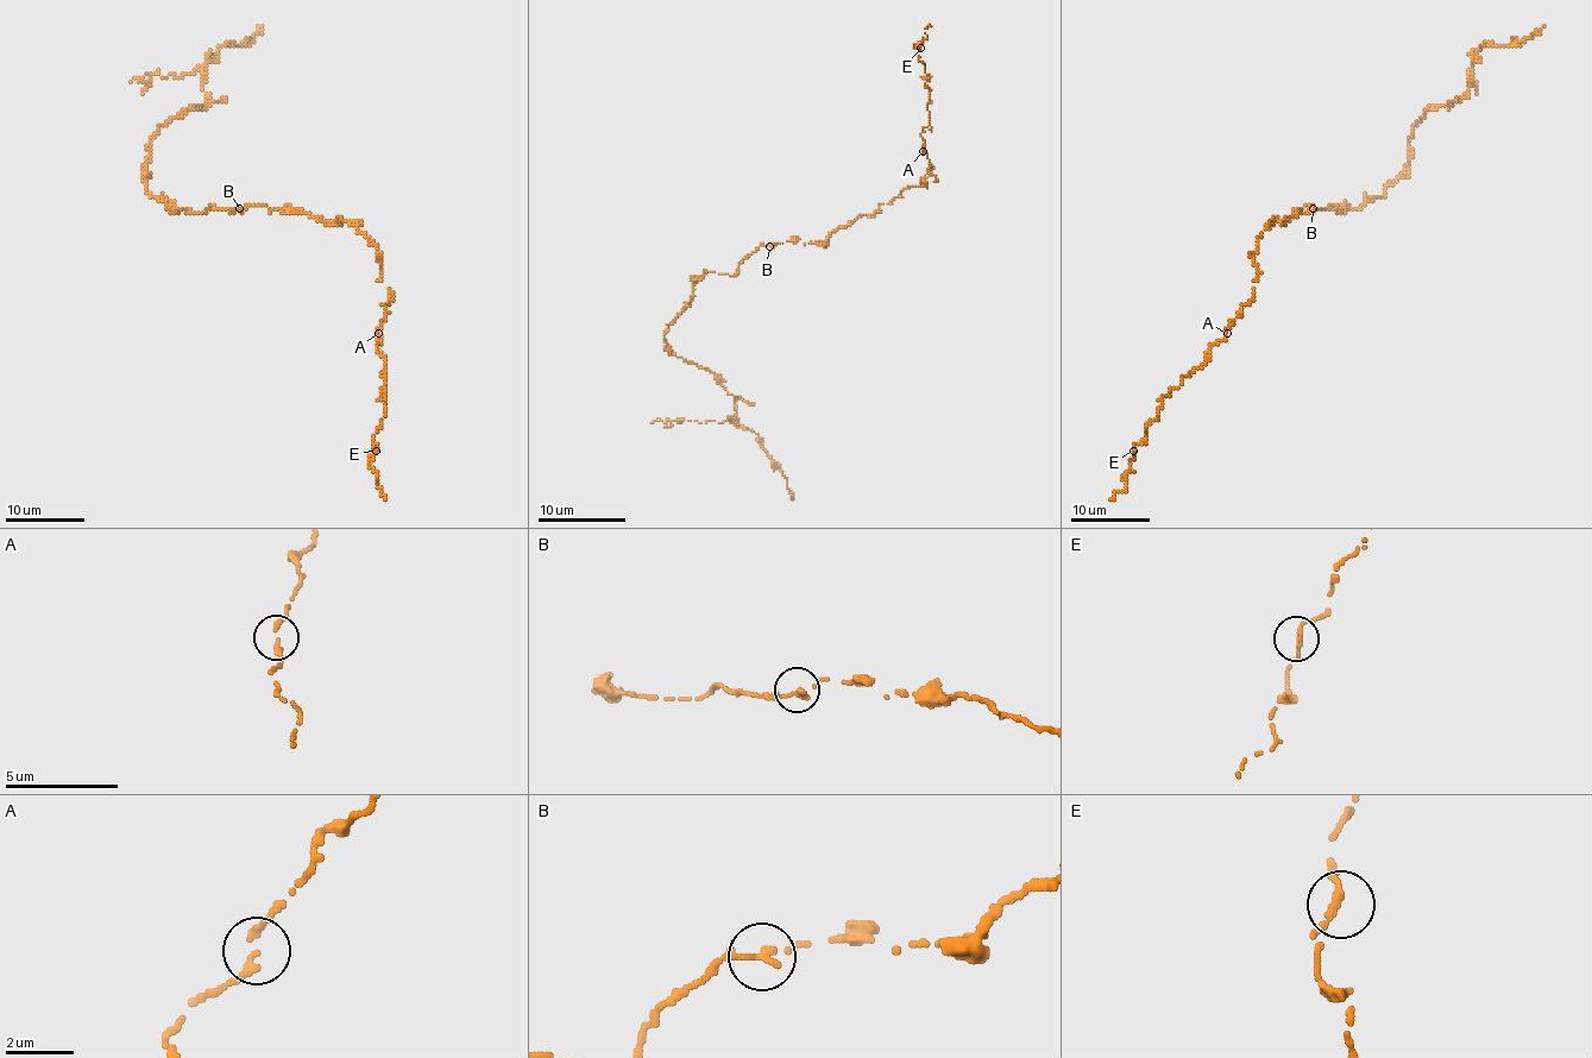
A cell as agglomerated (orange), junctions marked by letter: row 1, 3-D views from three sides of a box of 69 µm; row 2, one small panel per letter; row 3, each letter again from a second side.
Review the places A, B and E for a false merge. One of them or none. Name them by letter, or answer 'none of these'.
none of these

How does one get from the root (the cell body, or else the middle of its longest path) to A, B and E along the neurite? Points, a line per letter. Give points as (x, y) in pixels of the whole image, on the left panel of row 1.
A: (283, 211), (307, 212), (334, 224), (339, 218), (346, 220), (376, 246), (382, 282), (392, 296), (378, 333)
B: (283, 211), (251, 205), (243, 211), (239, 208)
E: (283, 211), (346, 220), (376, 246), (392, 296), (376, 345), (387, 359), (376, 451)

